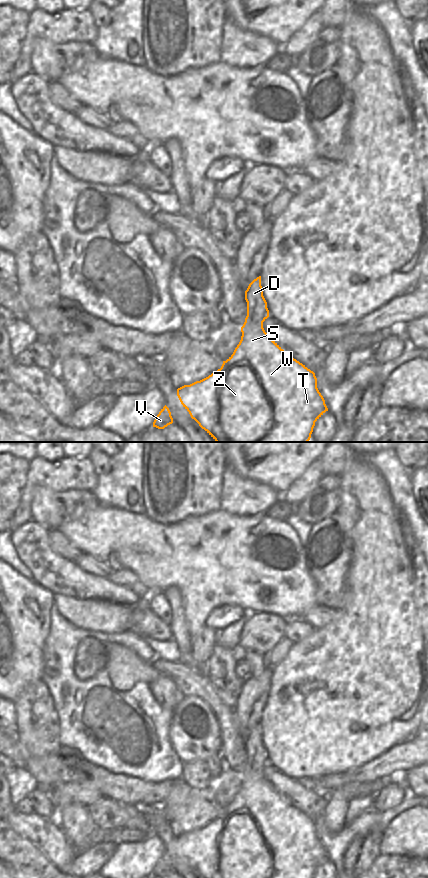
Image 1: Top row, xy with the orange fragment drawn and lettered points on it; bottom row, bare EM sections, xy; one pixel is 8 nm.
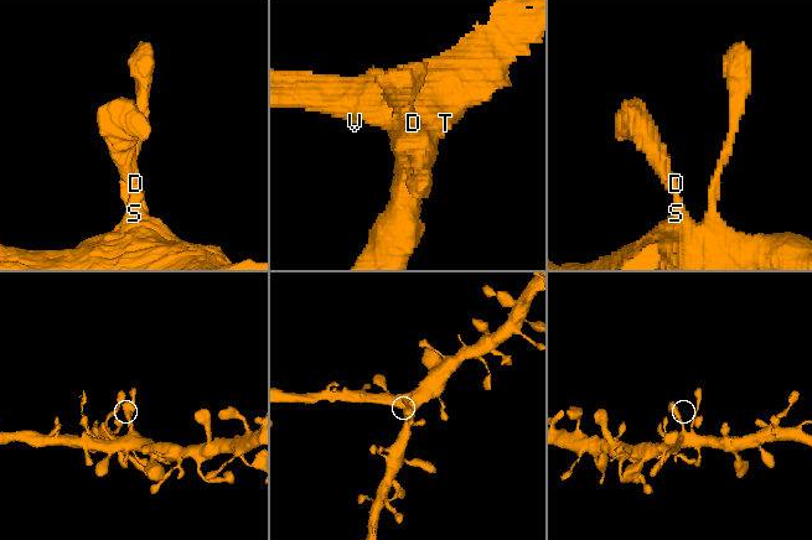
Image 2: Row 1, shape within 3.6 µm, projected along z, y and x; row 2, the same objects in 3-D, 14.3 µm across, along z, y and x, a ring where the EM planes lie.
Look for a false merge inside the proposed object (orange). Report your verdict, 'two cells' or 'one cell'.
one cell

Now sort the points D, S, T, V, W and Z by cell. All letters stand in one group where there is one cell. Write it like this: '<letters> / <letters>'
D S T V W Z

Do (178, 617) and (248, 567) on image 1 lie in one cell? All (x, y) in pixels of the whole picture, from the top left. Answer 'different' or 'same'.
different

